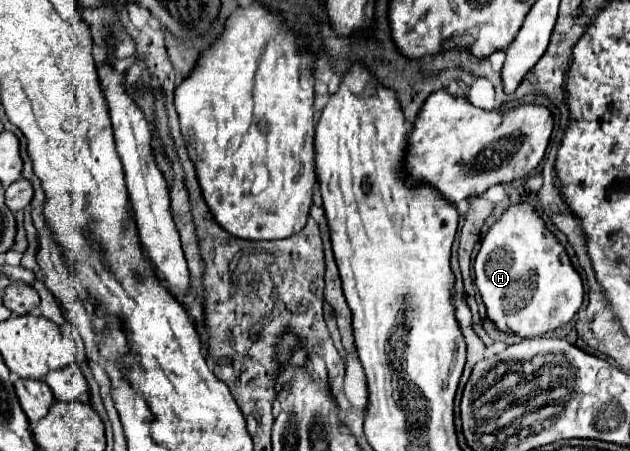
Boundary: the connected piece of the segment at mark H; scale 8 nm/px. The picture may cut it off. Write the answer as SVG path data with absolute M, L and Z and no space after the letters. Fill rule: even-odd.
M519 202L511 206L489 228L473 268L475 268L475 286L487 308L487 318L491 320L495 330L507 336L537 338L547 332L553 332L565 326L583 304L583 282L579 272L573 268L559 240L553 234L549 234L549 230L543 226L541 214L527 202Z

